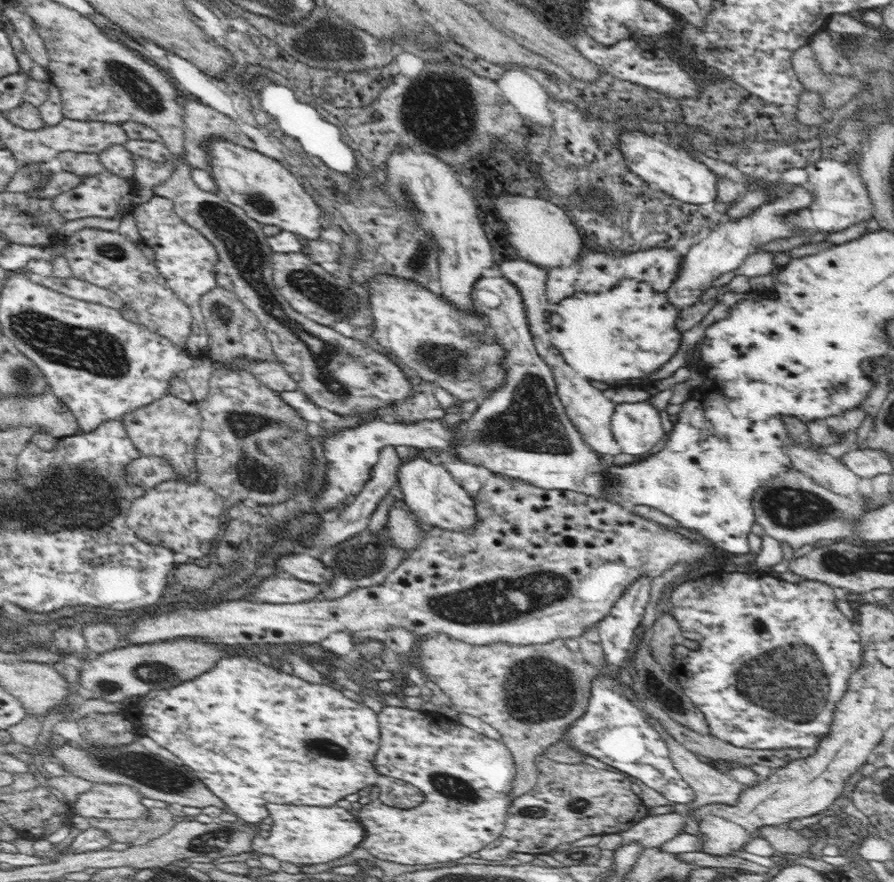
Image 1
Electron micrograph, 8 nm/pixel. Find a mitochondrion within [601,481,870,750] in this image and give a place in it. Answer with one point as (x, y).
(796, 688)

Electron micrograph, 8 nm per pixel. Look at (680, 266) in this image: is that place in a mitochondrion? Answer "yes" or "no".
no

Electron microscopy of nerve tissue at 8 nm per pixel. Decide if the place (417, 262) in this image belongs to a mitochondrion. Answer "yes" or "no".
yes

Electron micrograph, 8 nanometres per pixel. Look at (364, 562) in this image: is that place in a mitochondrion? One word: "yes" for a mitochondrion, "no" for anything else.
yes

